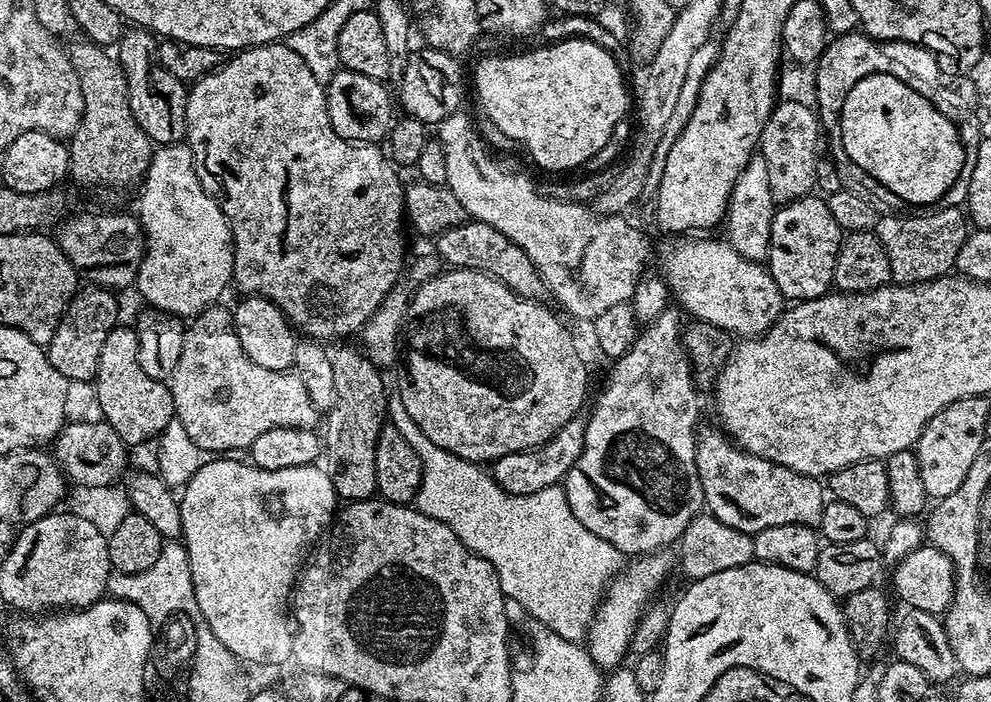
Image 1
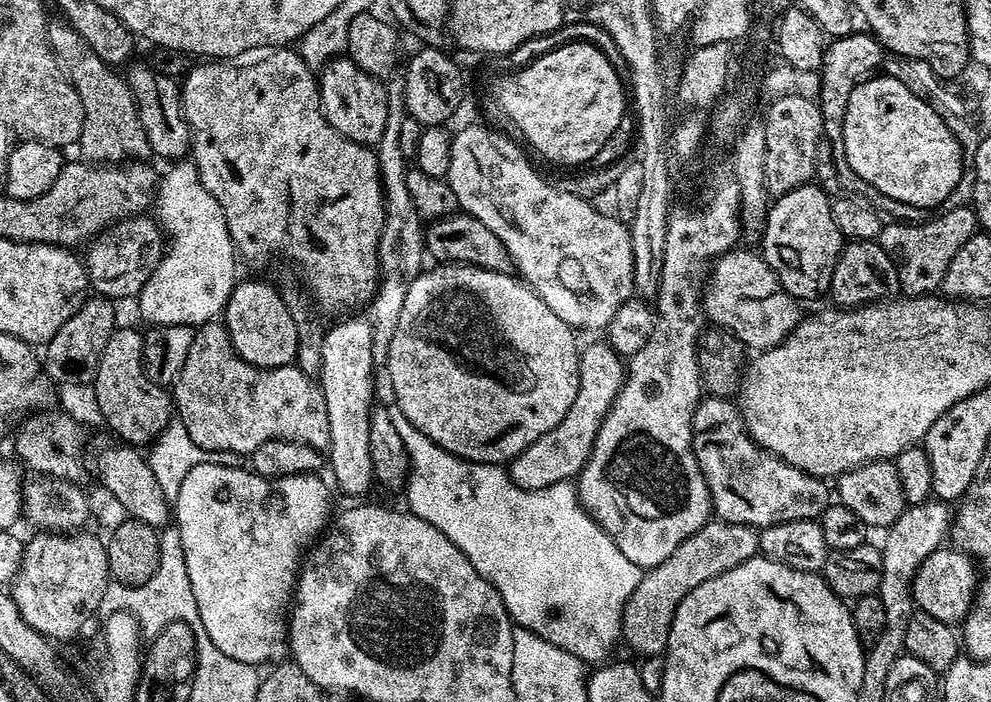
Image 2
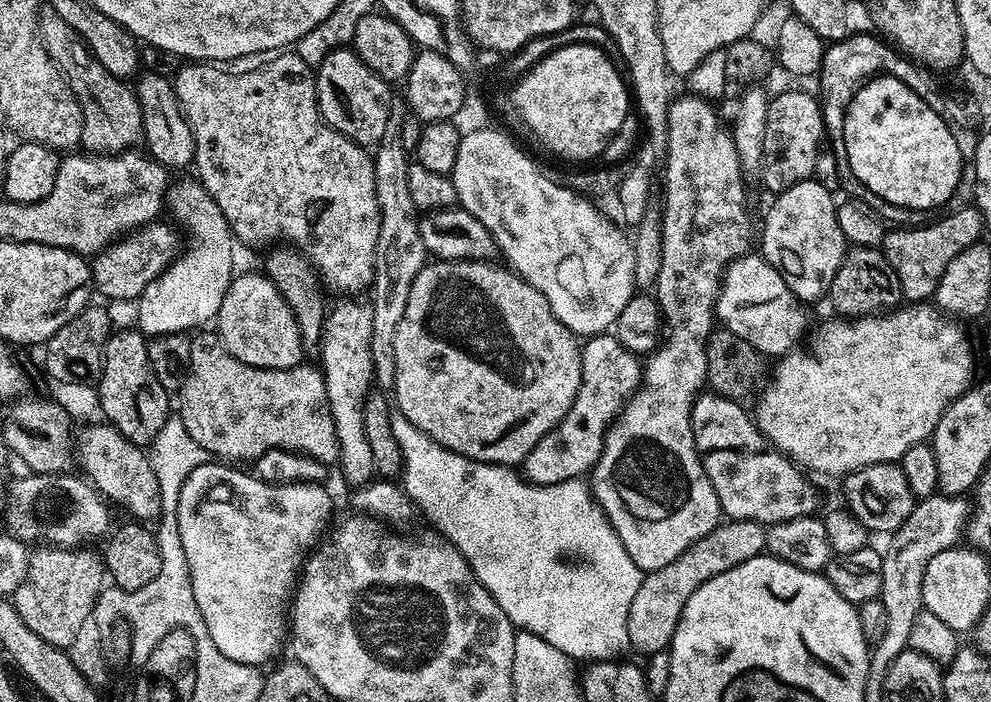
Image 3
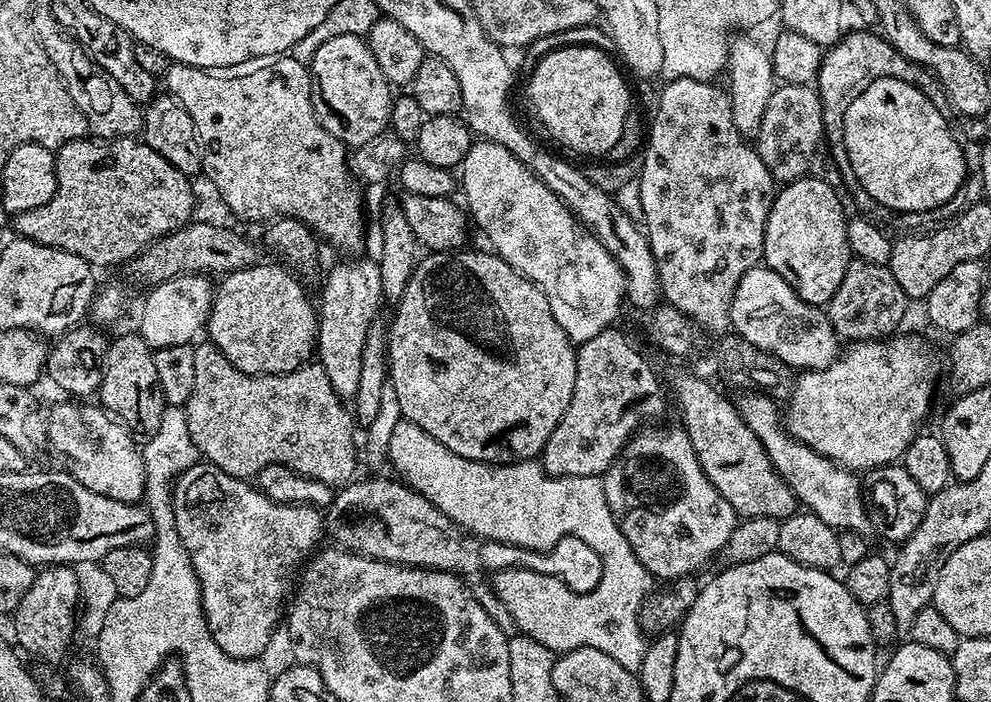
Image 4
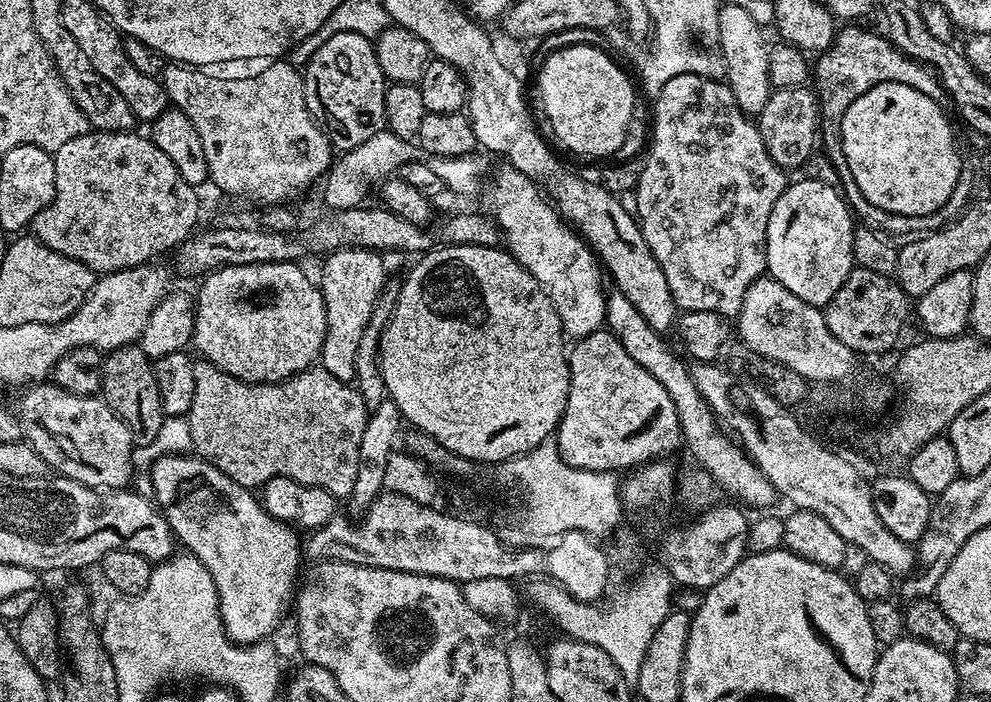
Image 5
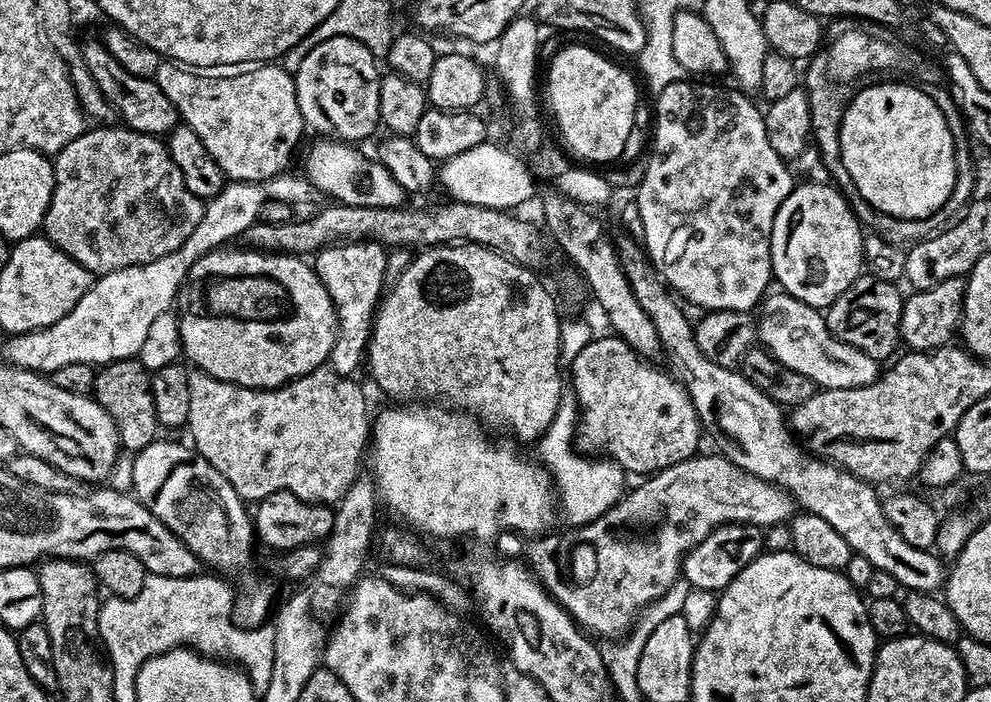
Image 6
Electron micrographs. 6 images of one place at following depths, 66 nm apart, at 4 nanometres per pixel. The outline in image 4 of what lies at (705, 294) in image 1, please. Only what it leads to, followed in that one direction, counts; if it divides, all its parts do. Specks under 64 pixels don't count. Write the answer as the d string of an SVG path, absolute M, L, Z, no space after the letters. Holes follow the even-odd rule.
M757 266L742 274L728 318L731 327L736 327L735 335L746 338L746 342L778 357L794 370L825 368L838 355L838 337L828 321L827 311L808 304L770 267Z

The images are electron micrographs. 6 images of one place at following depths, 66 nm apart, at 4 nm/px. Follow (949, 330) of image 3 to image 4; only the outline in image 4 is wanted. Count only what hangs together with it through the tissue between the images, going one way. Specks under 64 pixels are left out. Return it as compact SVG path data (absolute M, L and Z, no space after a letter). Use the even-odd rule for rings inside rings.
M893 334L883 340L857 340L847 345L848 349L841 351L837 355L836 360L830 366L819 370L804 370L795 377L792 385L792 394L786 401L786 407L782 412L782 419L788 433L798 442L802 442L806 446L810 446L810 450L814 450L818 454L832 460L840 467L849 470L867 470L870 468L881 468L883 464L890 464L899 461L904 455L906 446L910 446L910 442L921 431L924 419L928 416L928 411L932 408L932 395L936 392L936 360L932 357L932 352L919 340L916 336L900 336L901 334Z

